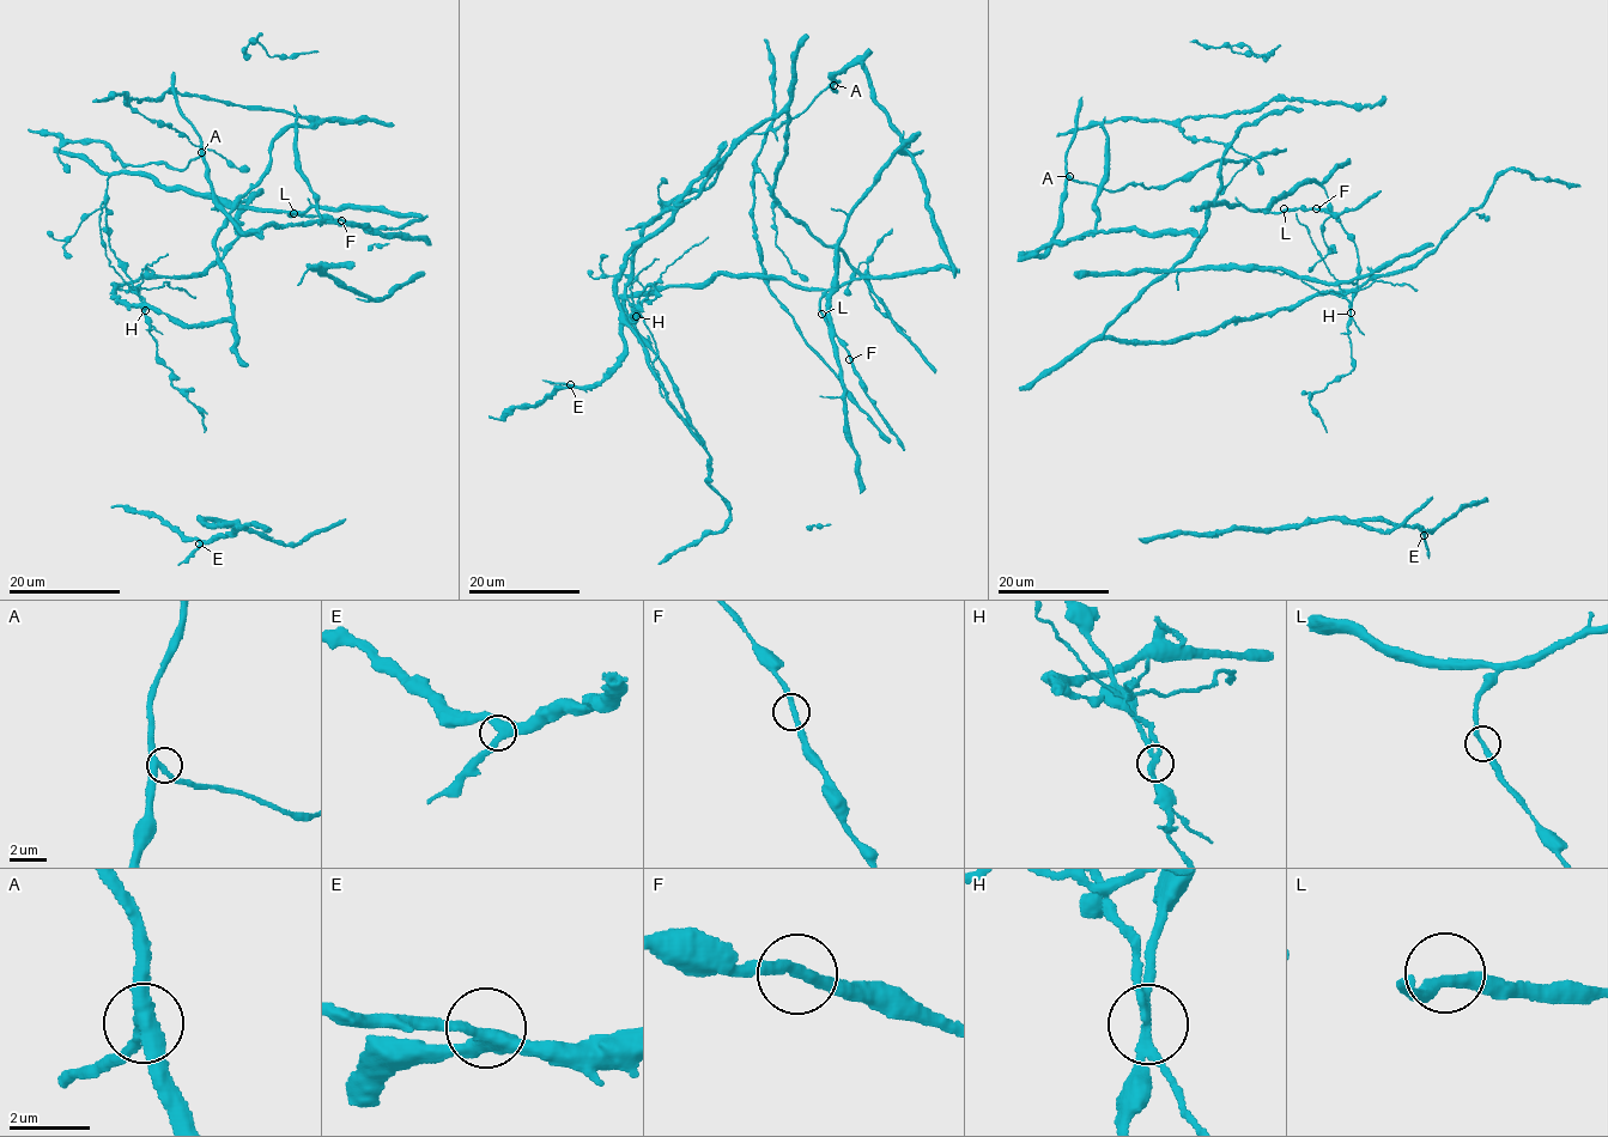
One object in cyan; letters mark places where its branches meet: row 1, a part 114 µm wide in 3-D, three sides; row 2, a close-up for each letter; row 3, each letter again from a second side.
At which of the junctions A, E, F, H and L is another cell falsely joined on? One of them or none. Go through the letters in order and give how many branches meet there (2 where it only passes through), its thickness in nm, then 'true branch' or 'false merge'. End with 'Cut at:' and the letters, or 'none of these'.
A: 3 branches meet; 340 nm thick; true branch
E: 3 branches meet; 360 nm thick; true branch
F: 2 branches meet; 280 nm thick; true branch
H: 3 branches meet; 200 nm thick; false merge
L: 2 branches meet; 260 nm thick; true branch
Cut at: H

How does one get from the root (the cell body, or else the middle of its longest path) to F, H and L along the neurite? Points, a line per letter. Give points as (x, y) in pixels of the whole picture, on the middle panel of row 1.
F: (742, 274), (774, 277), (801, 286), (823, 289), (823, 317), (849, 359)
H: (742, 274), (714, 274), (707, 283), (651, 291), (629, 315), (632, 320), (636, 316)
L: (742, 274), (774, 277), (801, 286), (823, 289), (821, 314)

